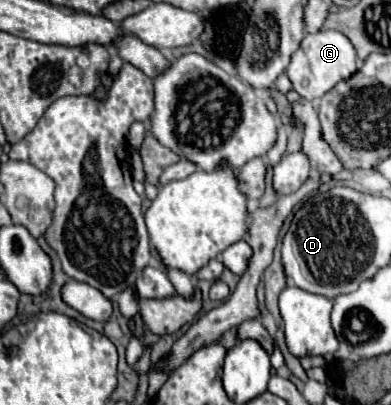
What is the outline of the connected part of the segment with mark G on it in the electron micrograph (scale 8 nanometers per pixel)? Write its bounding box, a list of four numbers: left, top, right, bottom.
[287,30,357,102]

